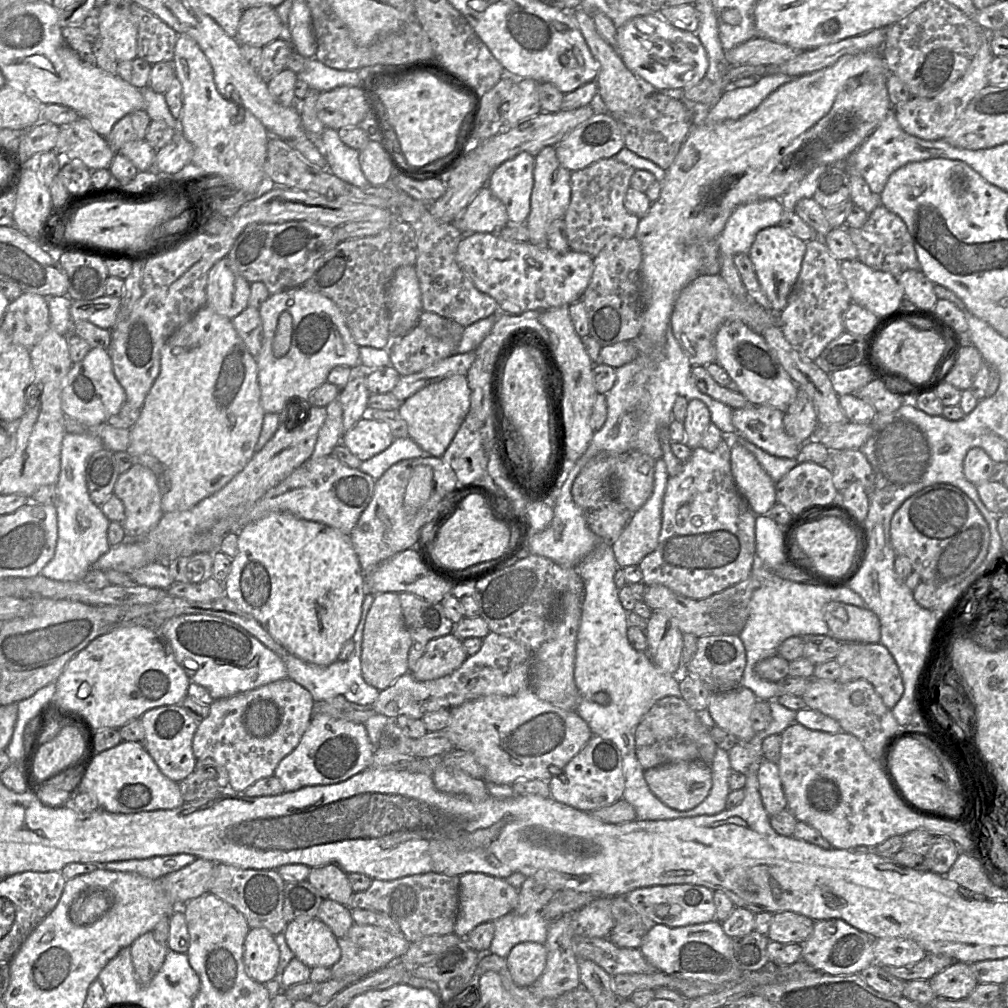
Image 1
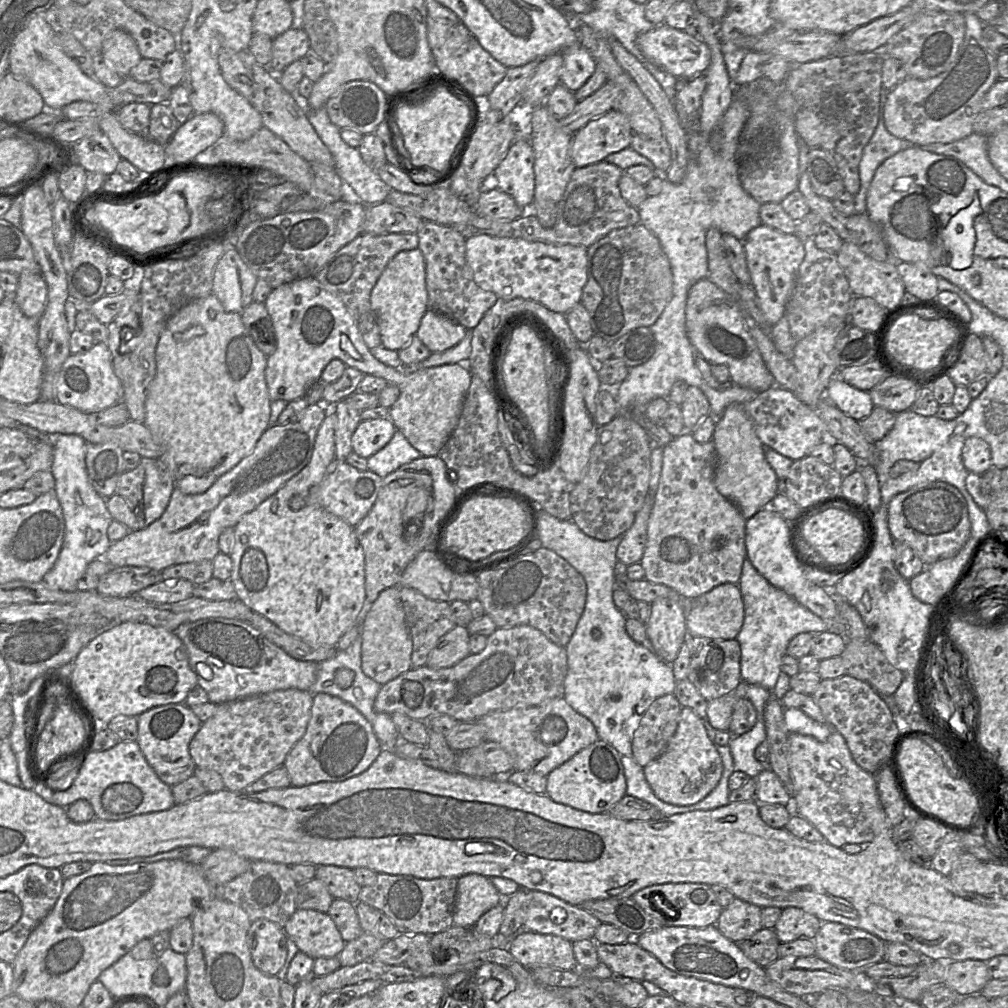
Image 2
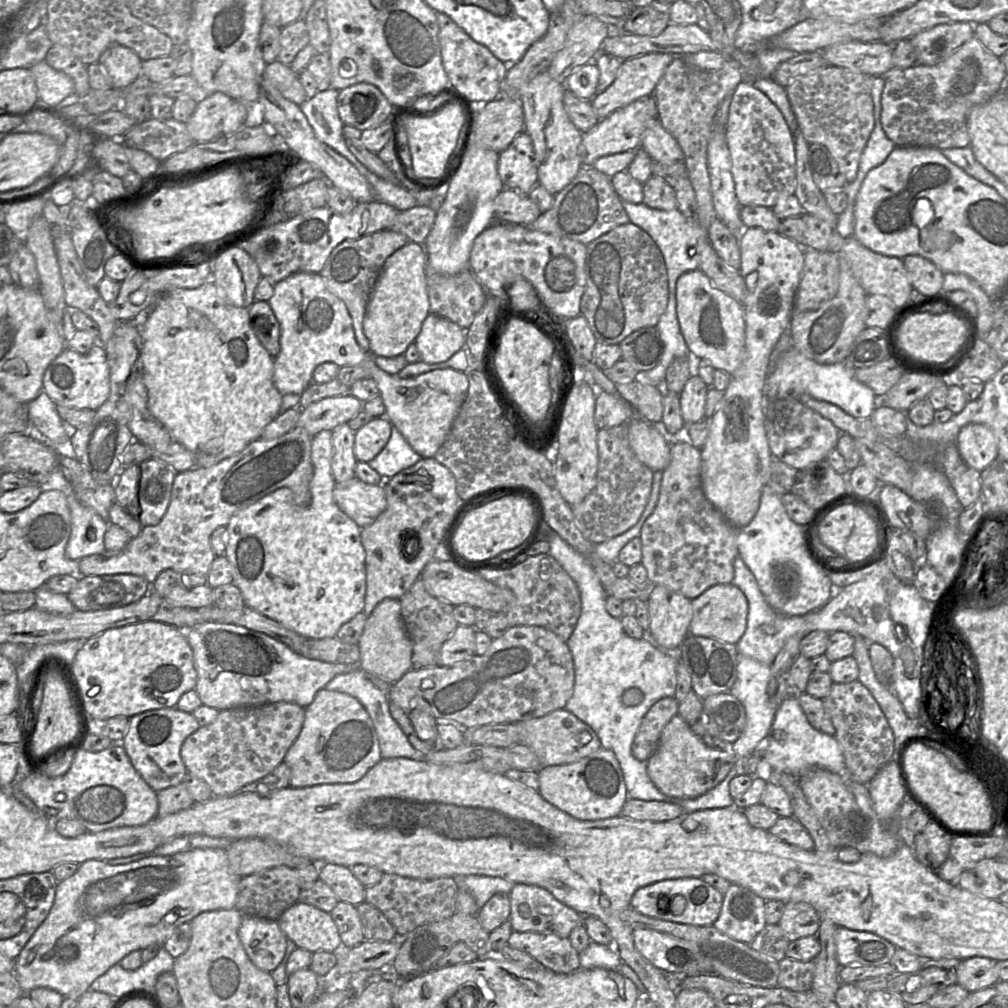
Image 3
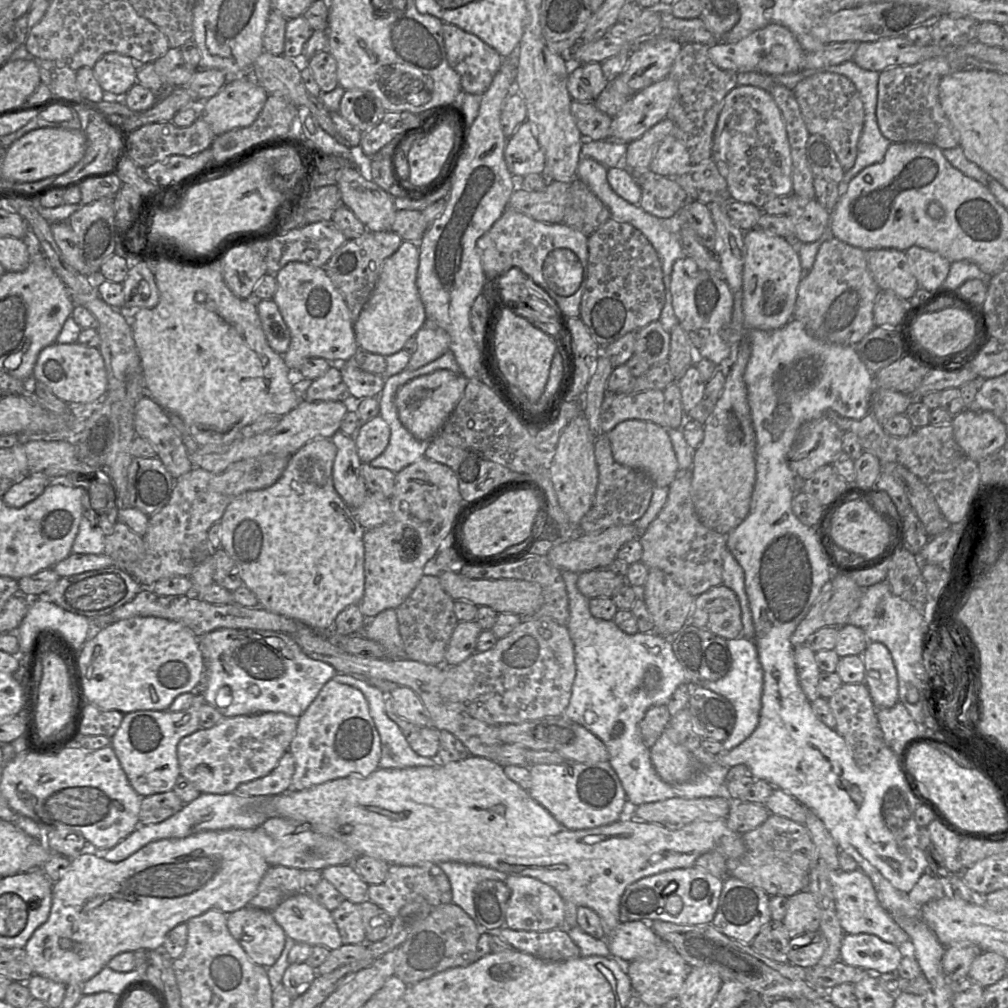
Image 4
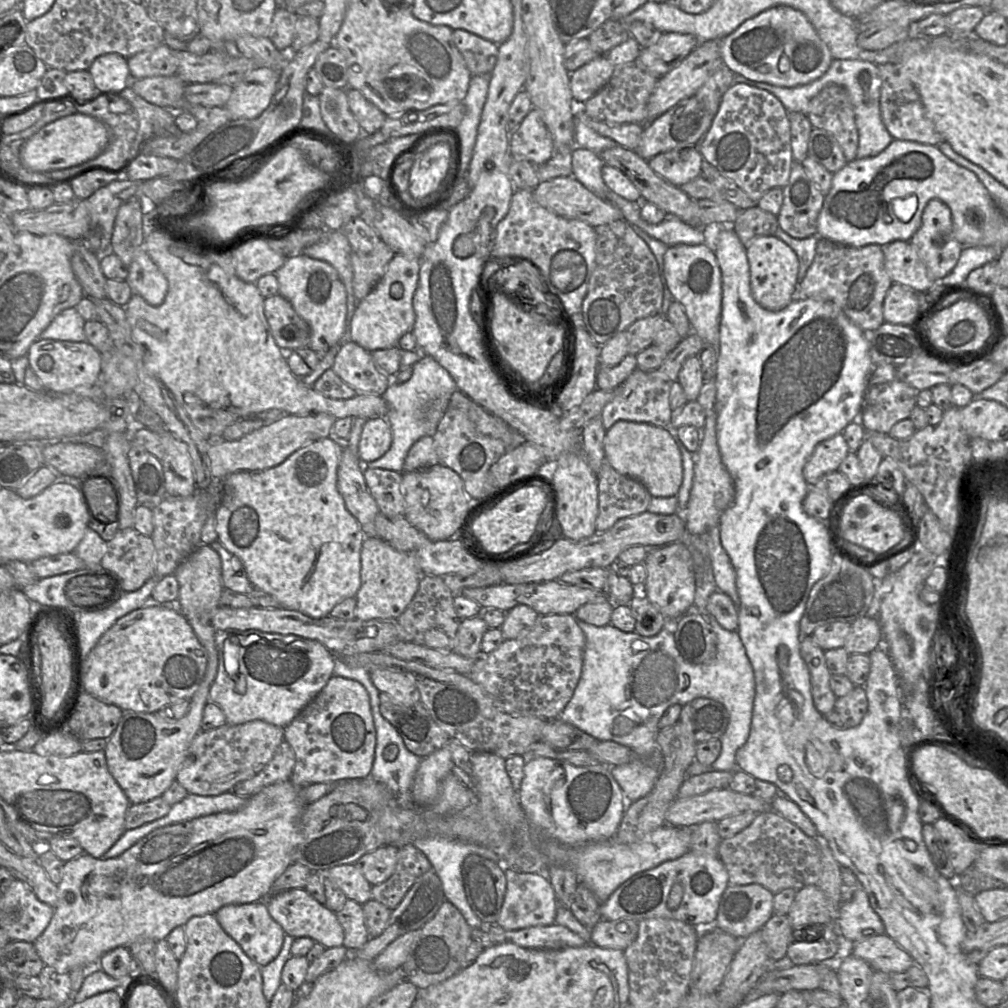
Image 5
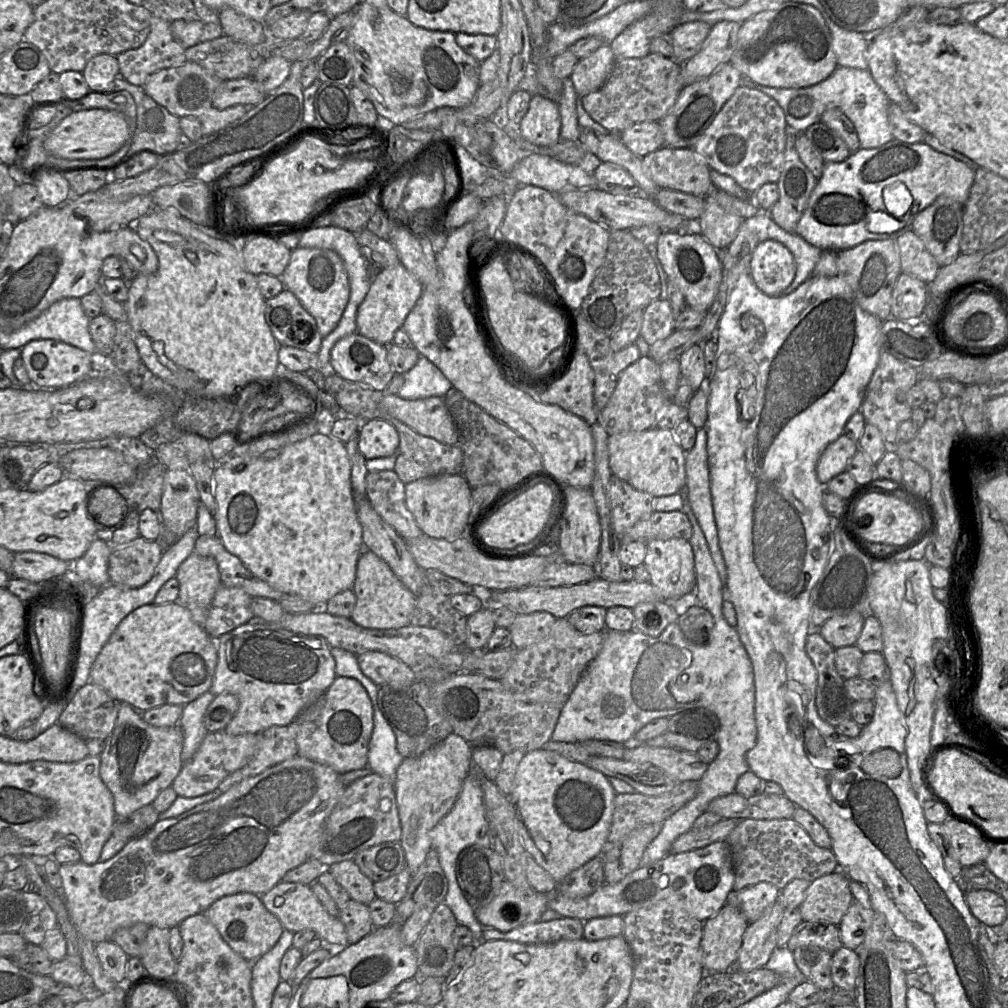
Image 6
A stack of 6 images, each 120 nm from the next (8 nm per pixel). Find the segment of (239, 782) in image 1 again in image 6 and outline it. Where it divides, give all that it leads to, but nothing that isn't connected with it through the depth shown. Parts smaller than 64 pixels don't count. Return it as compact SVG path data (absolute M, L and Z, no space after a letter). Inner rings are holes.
M224 730L207 733L193 757L183 764L171 787L177 796L194 798L210 793L218 788L221 782L236 770L244 767L255 753L256 734L228 735Z

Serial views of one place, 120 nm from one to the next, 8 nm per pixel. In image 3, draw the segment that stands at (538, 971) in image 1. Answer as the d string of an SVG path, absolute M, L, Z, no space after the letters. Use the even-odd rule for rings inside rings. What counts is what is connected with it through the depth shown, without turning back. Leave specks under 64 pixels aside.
M513 931L507 944L526 952L556 973L569 974L580 969L579 953L568 938L555 934Z

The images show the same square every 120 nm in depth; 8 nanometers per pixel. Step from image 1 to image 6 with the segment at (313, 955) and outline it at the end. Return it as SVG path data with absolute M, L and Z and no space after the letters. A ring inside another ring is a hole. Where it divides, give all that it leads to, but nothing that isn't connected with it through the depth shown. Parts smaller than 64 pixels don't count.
M279 882L270 891L257 895L266 909L293 933L301 930L313 930L316 937L333 950L343 950L347 945L345 926L338 917L331 916L314 895L310 885L292 882Z

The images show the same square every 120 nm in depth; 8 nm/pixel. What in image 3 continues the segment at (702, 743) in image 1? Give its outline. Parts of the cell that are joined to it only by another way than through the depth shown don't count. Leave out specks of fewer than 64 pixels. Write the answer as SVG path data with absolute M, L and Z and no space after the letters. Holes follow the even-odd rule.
M674 697L656 702L644 716L632 743L632 755L647 762L657 748L661 733L670 720L678 714L679 703Z

